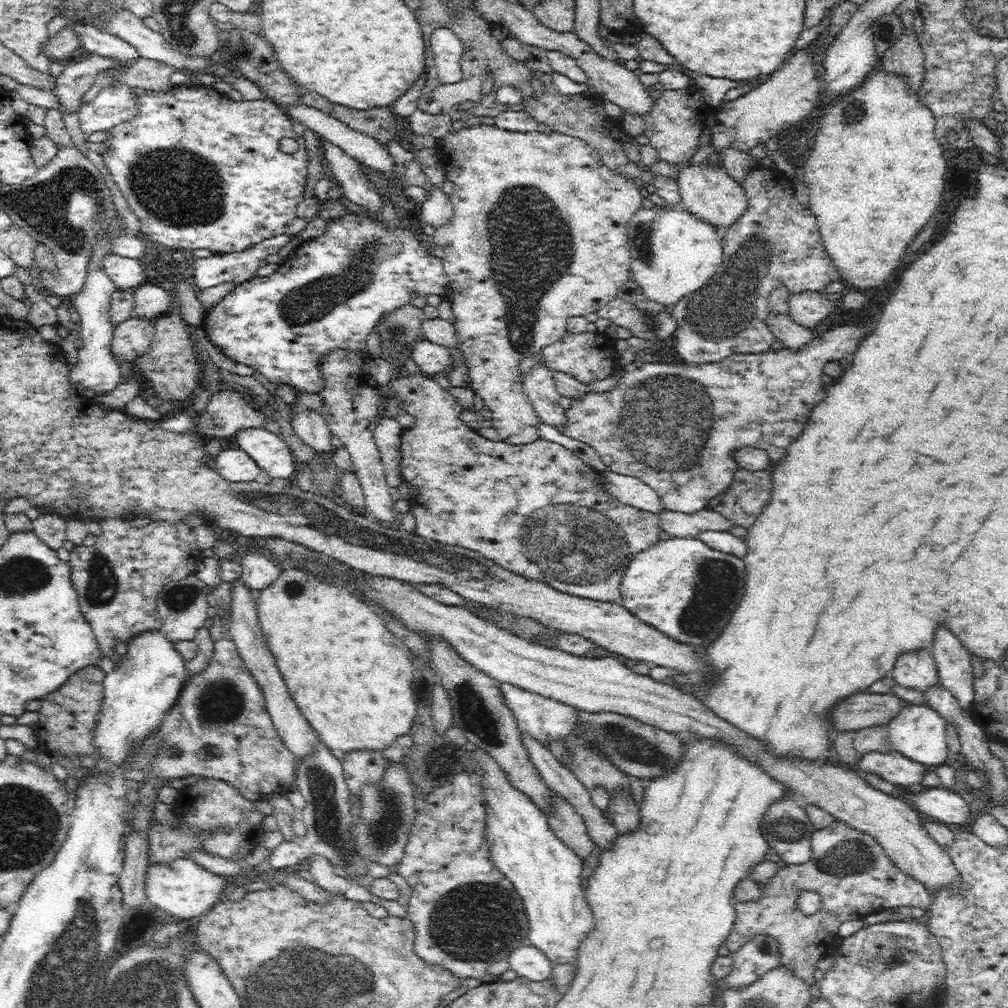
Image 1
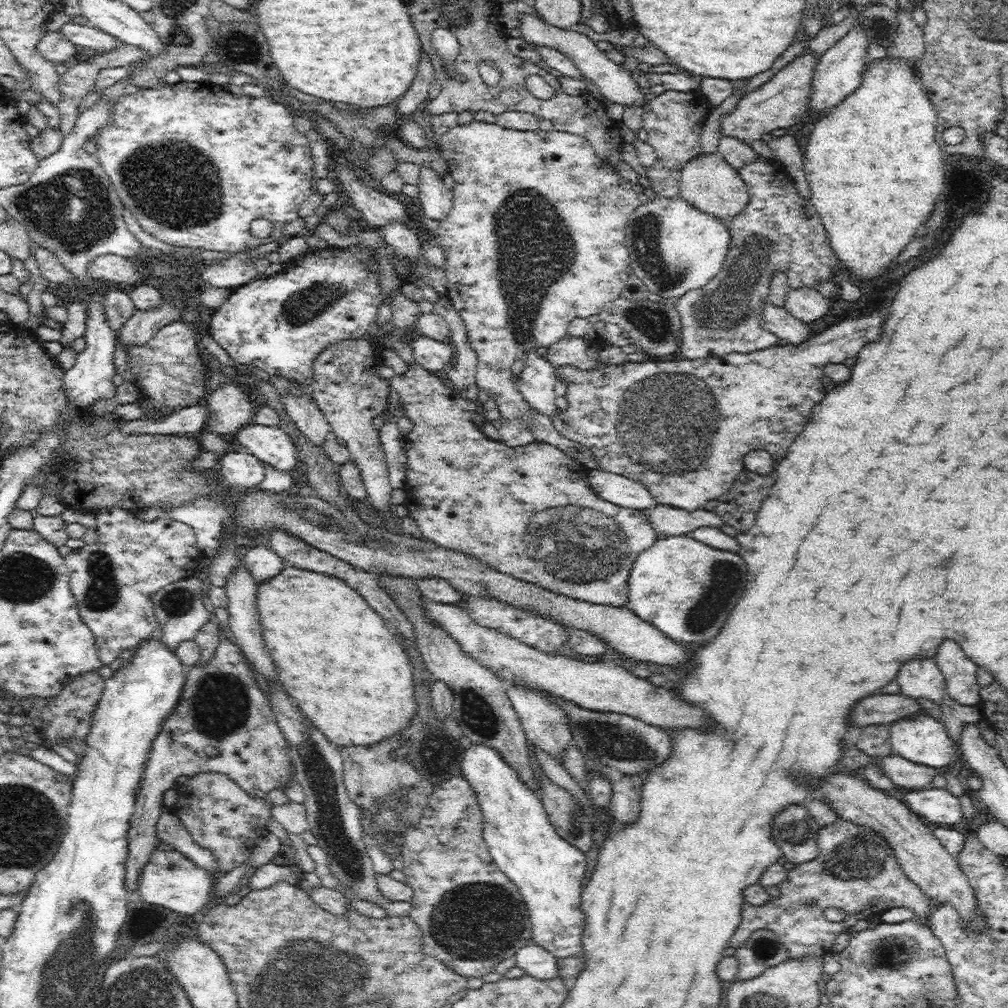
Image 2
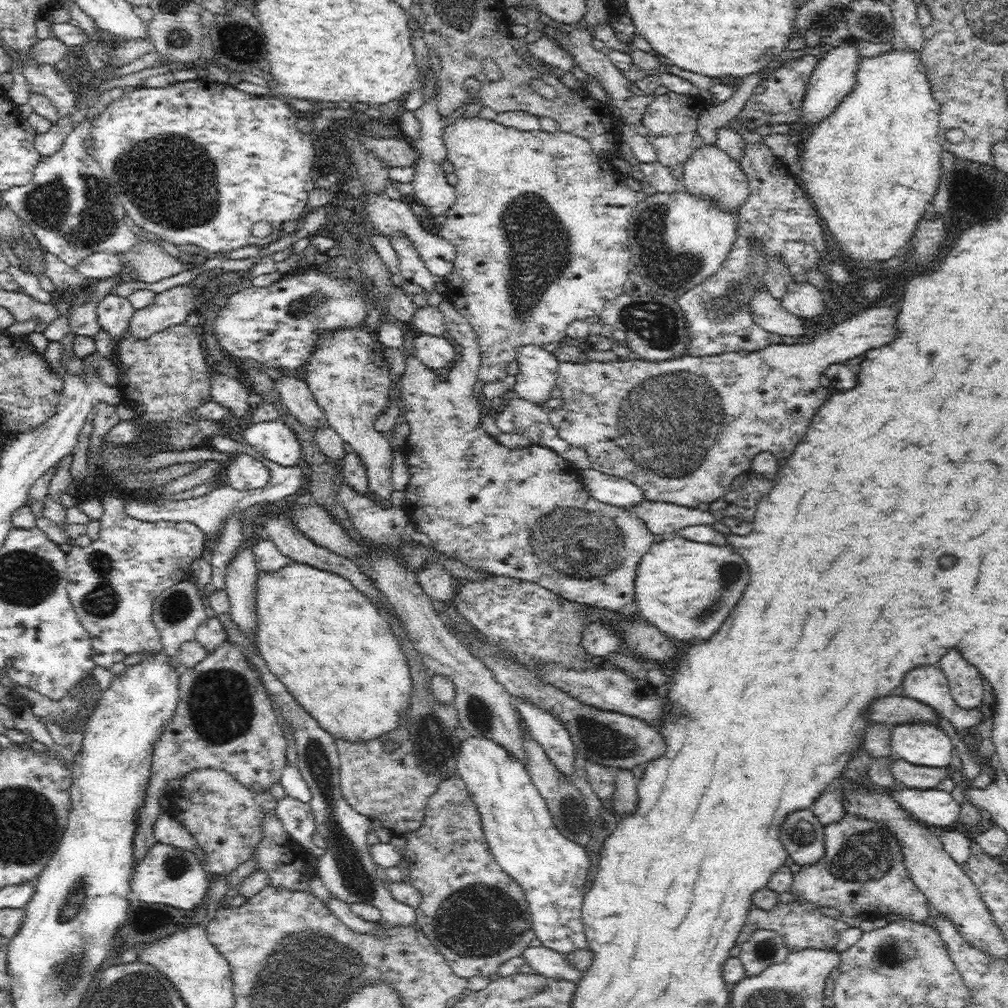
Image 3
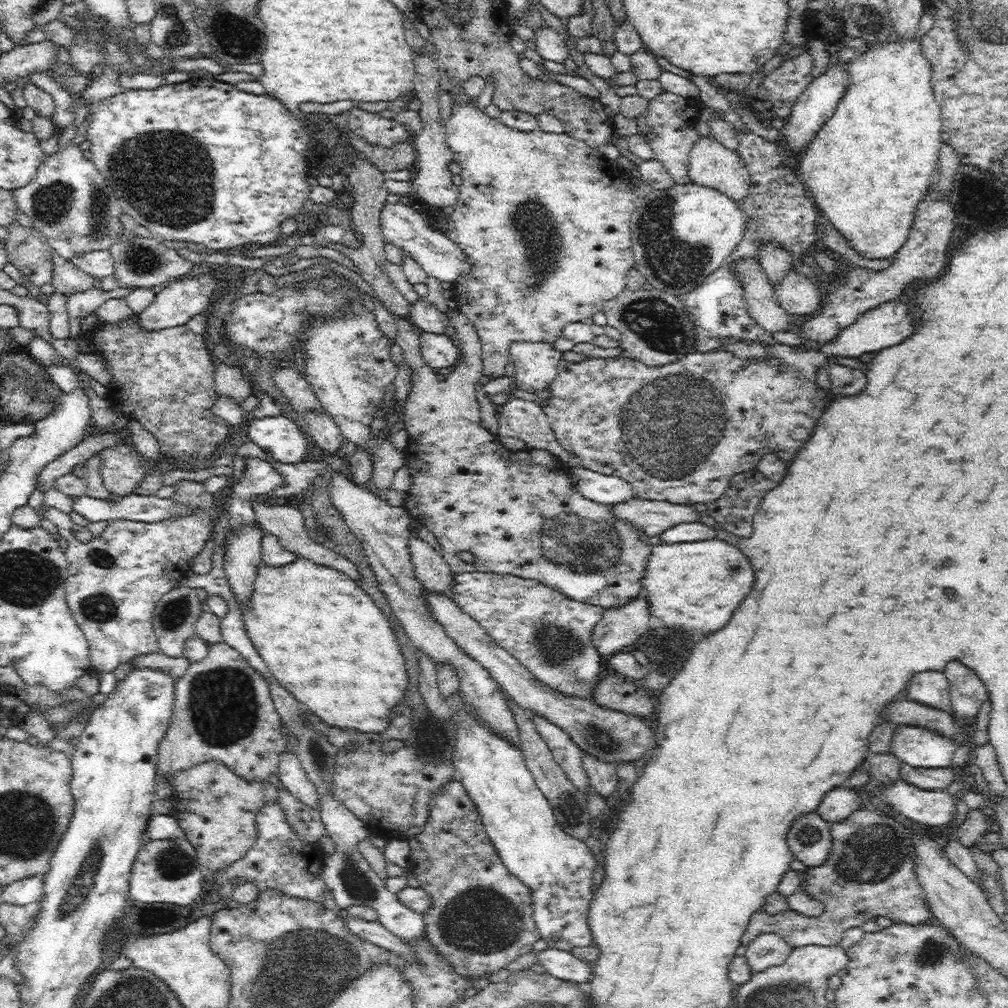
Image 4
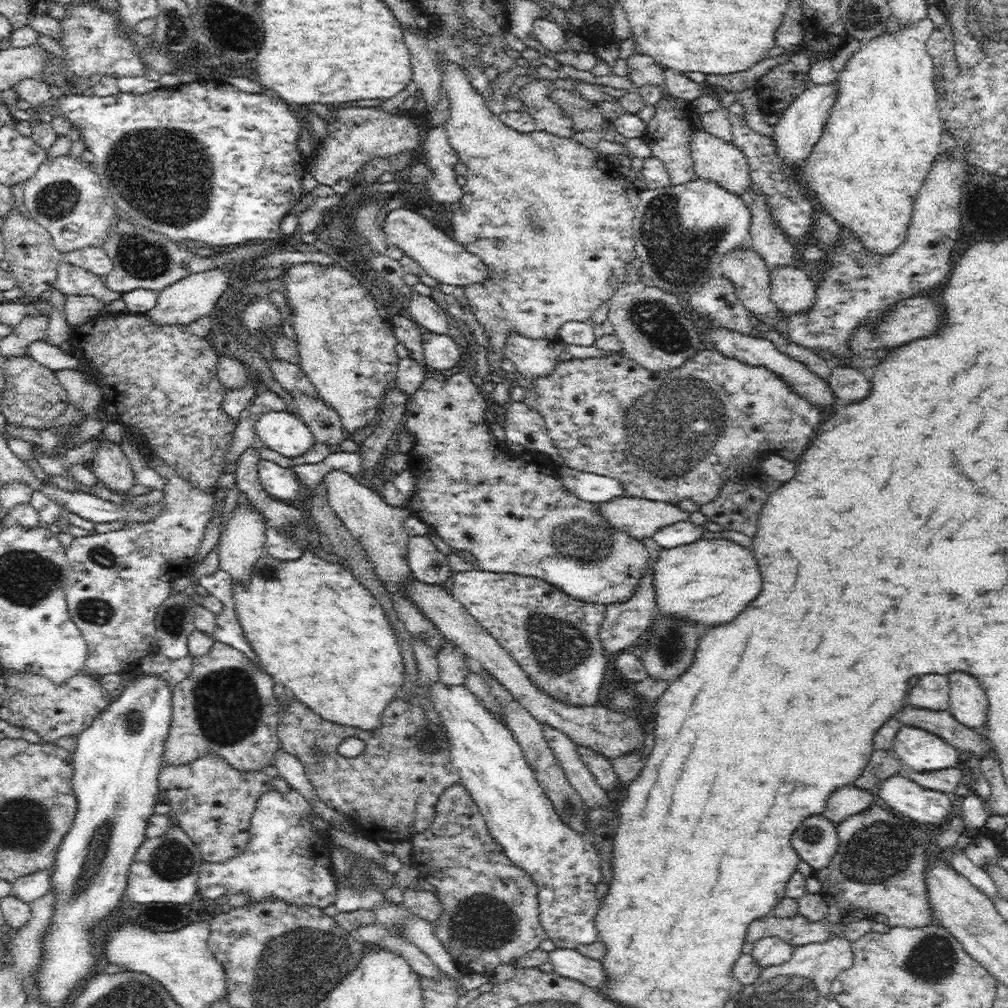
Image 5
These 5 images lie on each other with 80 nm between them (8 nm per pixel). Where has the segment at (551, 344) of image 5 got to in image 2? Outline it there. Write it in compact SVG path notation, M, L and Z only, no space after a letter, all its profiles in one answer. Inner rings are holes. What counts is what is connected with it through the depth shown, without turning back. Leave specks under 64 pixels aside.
M528 352L525 367L521 376L516 379L524 400L532 409L542 413L550 419L561 411L556 405L556 369L545 356L537 352Z

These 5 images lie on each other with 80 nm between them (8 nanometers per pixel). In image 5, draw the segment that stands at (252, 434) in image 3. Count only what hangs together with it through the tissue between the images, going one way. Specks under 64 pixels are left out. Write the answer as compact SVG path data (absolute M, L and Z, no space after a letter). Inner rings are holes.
M288 410L261 414L254 429L258 443L290 458L304 454L315 443L306 423Z

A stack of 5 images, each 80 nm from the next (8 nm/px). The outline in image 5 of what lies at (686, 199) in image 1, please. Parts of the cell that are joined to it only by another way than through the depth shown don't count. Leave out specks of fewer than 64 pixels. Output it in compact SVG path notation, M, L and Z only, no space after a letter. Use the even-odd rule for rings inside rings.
M696 130L692 135L690 151L694 161L694 171L698 177L714 180L720 187L736 195L741 195L751 185L749 162L746 155L733 143L729 144L704 130Z

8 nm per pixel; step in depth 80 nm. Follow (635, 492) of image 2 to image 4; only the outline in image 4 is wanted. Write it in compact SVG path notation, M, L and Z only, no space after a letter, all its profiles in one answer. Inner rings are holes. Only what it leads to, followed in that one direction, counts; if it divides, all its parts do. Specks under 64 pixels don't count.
M580 466L569 467L567 472L572 484L588 500L613 505L626 502L635 495L630 483L619 476L600 474Z

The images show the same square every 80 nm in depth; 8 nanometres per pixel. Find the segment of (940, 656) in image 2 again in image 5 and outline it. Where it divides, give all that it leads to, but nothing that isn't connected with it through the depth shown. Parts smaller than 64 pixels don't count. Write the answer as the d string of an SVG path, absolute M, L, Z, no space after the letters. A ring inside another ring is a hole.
M954 670L949 678L948 711L954 718L968 726L978 729L986 726L989 701L981 682L967 672Z

